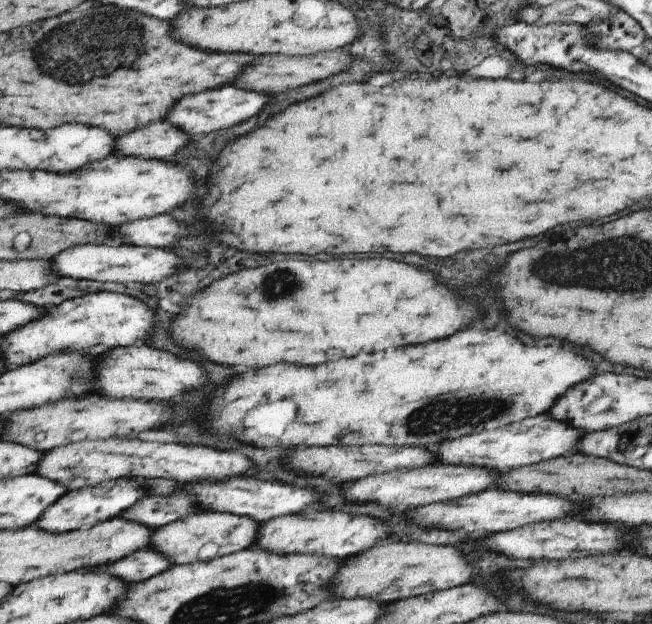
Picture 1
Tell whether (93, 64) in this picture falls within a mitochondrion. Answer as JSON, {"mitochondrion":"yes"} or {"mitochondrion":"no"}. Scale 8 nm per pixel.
{"mitochondrion":"yes"}

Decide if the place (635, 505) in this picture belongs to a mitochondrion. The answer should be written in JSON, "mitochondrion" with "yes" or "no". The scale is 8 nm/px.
{"mitochondrion":"no"}

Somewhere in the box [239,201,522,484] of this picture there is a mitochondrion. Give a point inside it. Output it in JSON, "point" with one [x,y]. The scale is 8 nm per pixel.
{"point":[473,411]}

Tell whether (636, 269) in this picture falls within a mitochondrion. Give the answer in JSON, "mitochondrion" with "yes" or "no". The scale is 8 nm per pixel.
{"mitochondrion":"yes"}

